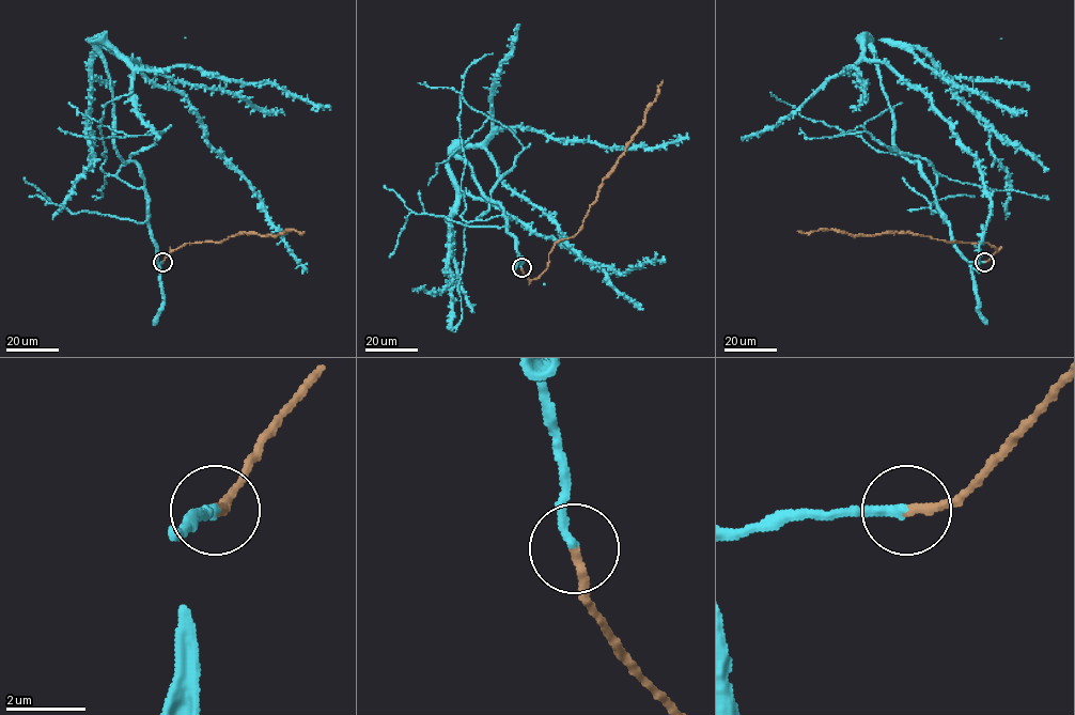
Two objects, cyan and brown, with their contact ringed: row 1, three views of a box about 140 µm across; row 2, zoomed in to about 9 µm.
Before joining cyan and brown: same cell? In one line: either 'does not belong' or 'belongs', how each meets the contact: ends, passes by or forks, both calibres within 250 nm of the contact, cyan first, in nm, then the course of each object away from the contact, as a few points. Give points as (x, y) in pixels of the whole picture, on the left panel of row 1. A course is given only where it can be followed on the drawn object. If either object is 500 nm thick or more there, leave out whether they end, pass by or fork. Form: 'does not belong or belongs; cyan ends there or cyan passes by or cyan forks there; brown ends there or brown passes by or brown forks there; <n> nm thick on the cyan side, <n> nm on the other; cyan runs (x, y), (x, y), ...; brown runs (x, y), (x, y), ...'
belongs; cyan ends there; brown ends there; 240 nm thick on the cyan side, 240 nm on the other; cyan runs (162, 262), (144, 176), (114, 148), (113, 92), (95, 42), (187, 100), (301, 273); brown runs (162, 262), (171, 251), (189, 243), (221, 242), (238, 233), (266, 236), (286, 230), (300, 233), (305, 231)

